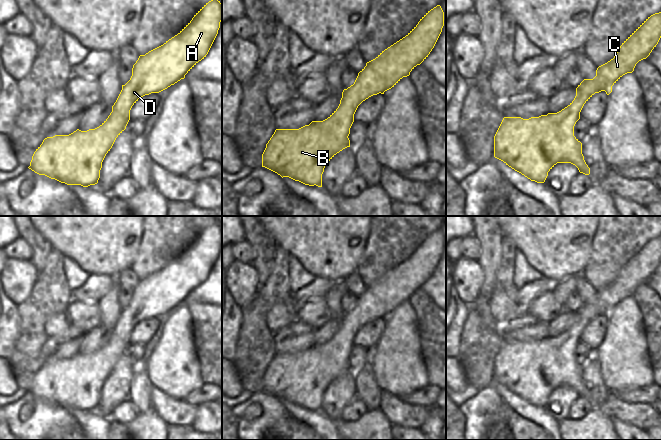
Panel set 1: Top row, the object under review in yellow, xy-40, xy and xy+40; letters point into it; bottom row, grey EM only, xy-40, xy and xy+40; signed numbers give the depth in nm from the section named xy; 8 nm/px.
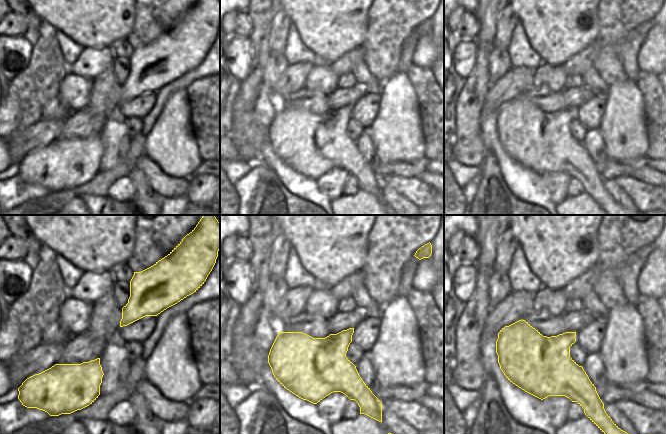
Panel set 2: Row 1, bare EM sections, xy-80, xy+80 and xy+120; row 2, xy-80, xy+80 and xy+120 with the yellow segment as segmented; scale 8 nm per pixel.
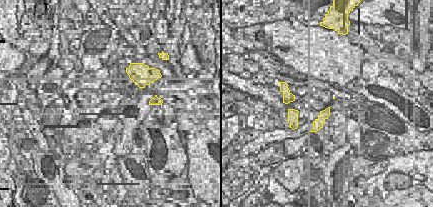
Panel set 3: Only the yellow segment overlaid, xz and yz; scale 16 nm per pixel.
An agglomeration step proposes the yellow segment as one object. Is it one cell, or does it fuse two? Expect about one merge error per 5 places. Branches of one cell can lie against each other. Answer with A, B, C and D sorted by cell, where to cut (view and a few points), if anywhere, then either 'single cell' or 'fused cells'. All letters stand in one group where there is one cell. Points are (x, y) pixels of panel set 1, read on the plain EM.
A B C D | no cut | single cell

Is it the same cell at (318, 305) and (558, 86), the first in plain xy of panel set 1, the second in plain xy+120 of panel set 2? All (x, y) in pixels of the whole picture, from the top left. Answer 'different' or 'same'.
same

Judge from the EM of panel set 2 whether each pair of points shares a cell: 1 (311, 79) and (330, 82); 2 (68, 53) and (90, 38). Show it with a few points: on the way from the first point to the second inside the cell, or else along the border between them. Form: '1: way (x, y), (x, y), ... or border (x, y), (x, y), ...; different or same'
1: way (316, 79), (323, 79), (325, 81); same
2: border (61, 31), (84, 47); different

